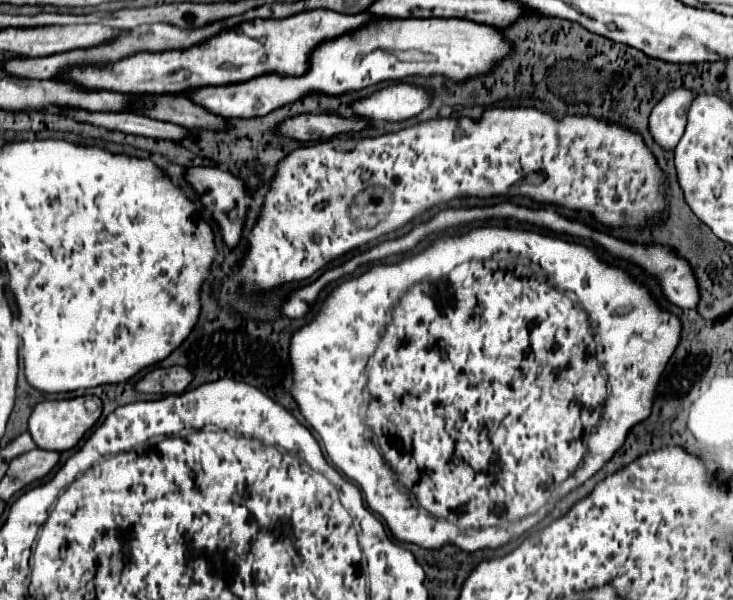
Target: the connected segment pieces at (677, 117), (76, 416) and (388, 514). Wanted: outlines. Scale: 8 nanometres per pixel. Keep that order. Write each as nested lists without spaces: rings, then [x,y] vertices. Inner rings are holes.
[[[677,89],[665,95],[649,115],[649,133],[657,145],[667,151],[679,143],[687,123],[687,107],[695,95],[689,89]]]
[[[77,397],[77,399],[63,399],[63,401],[43,401],[39,403],[31,417],[29,417],[29,433],[33,437],[33,441],[37,443],[39,449],[47,449],[47,451],[67,451],[73,449],[83,435],[99,421],[103,405],[99,397],[91,397],[93,409],[89,409],[85,405],[85,397]]]
[[[475,227],[475,229],[469,229],[463,237],[461,235],[459,237],[457,235],[443,235],[443,237],[435,239],[431,245],[427,245],[423,251],[413,253],[409,257],[403,257],[397,263],[373,264],[363,275],[351,277],[351,279],[343,281],[341,285],[337,285],[323,299],[319,313],[307,325],[303,325],[299,331],[295,331],[291,335],[291,341],[289,341],[291,397],[295,399],[305,421],[321,435],[323,447],[325,447],[331,463],[337,469],[341,469],[353,483],[359,485],[359,489],[365,495],[369,509],[379,513],[385,519],[389,531],[393,533],[393,537],[397,541],[415,543],[423,549],[441,549],[443,545],[455,545],[455,547],[459,547],[467,553],[473,553],[473,551],[479,551],[479,549],[499,549],[499,547],[511,543],[513,539],[517,539],[519,535],[523,535],[525,531],[529,531],[531,527],[535,527],[537,523],[541,523],[553,511],[555,503],[561,497],[565,497],[569,491],[581,487],[587,479],[591,479],[623,447],[625,437],[631,431],[631,427],[635,427],[637,423],[645,421],[651,415],[651,407],[653,407],[653,399],[655,399],[659,379],[665,371],[667,361],[671,359],[671,355],[677,349],[679,339],[681,339],[679,317],[661,309],[659,303],[655,301],[655,297],[651,295],[649,287],[635,281],[631,277],[631,273],[627,273],[623,267],[601,261],[595,249],[581,245],[581,243],[565,241],[561,237],[555,237],[555,235],[549,237],[549,235],[543,235],[543,233],[525,231],[525,229],[517,229],[517,227]],[[605,371],[607,371],[607,377],[609,377],[611,393],[607,393],[607,379],[603,375]],[[363,389],[371,391],[369,393],[371,401],[369,401],[369,407],[367,407],[367,413],[365,413],[365,423],[363,423],[363,411],[365,411]],[[409,491],[415,495],[415,503],[421,509],[411,507]]]

